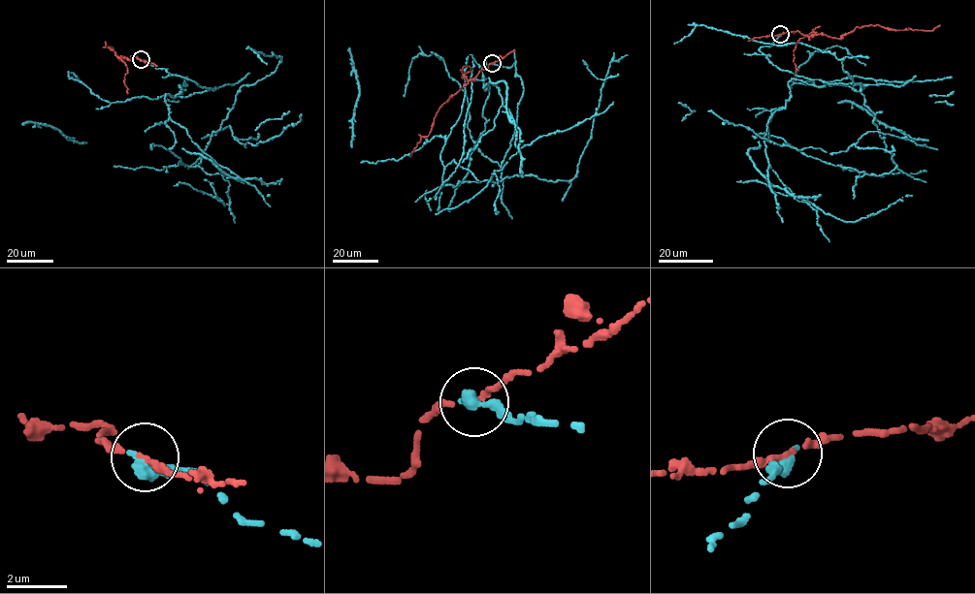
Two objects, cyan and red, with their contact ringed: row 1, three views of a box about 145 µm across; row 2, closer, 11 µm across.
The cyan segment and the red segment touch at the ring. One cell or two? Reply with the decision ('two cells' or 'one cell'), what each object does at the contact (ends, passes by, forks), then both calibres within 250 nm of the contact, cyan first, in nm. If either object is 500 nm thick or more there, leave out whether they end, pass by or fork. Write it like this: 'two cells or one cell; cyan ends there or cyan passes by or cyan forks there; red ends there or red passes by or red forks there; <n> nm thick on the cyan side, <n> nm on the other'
two cells; cyan ends there; red passes by; 440 nm thick on the cyan side, 150 nm on the other

